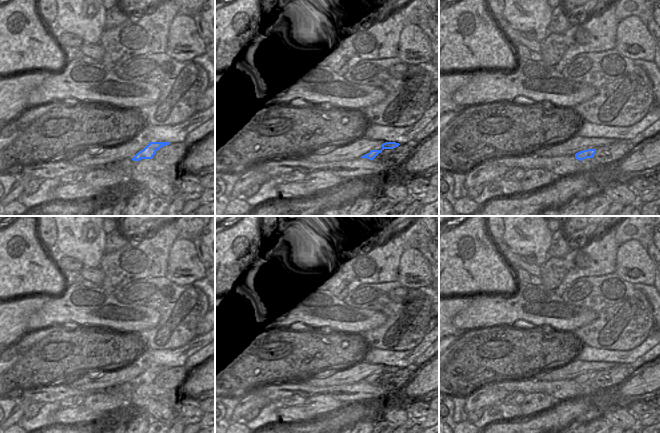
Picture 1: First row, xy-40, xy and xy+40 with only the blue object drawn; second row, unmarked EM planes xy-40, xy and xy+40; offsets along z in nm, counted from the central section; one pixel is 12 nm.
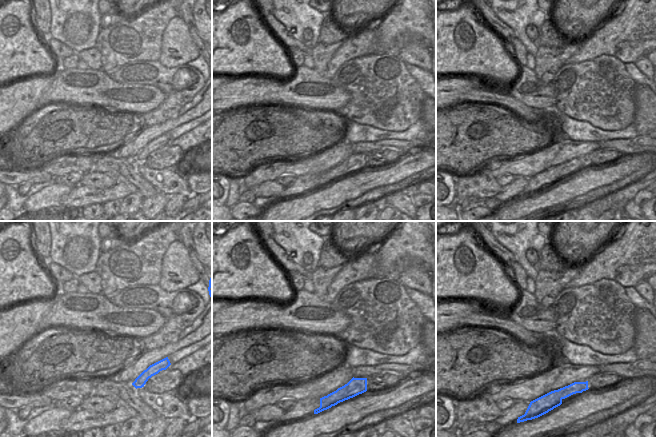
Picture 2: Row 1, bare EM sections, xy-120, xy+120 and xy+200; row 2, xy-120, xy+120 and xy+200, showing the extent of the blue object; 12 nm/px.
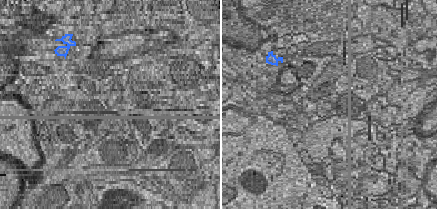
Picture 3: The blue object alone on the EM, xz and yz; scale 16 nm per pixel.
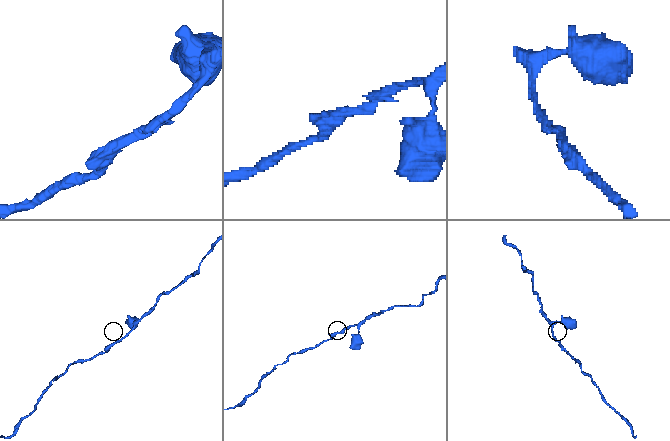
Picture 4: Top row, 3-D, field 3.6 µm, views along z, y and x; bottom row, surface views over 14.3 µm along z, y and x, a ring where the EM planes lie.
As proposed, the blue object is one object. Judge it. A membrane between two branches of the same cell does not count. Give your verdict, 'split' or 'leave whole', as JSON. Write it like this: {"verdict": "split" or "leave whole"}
{"verdict": "leave whole"}

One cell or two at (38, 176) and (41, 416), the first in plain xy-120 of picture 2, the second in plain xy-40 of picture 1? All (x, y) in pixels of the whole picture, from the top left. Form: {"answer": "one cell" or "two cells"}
{"answer": "two cells"}

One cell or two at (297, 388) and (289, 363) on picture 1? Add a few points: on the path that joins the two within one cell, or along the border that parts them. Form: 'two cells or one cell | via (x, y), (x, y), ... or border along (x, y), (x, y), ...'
two cells | border along (308, 376), (302, 379), (281, 379), (271, 382)

